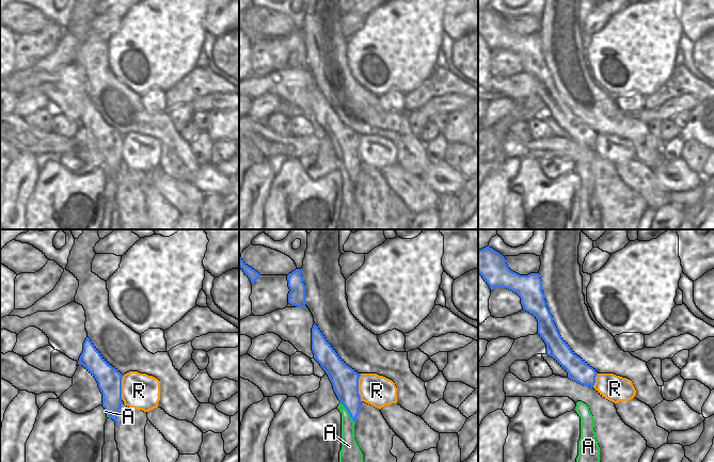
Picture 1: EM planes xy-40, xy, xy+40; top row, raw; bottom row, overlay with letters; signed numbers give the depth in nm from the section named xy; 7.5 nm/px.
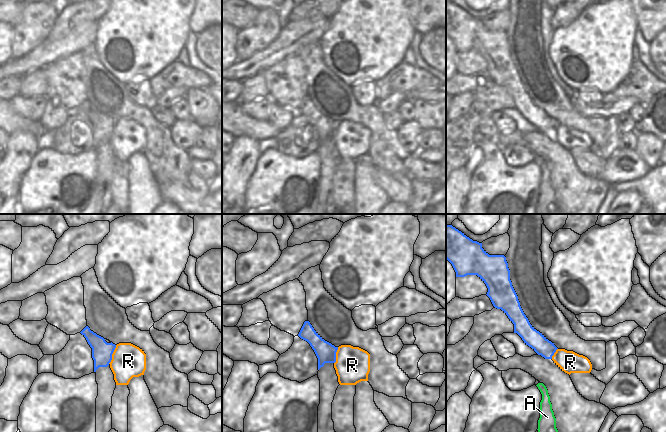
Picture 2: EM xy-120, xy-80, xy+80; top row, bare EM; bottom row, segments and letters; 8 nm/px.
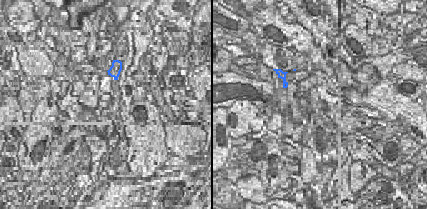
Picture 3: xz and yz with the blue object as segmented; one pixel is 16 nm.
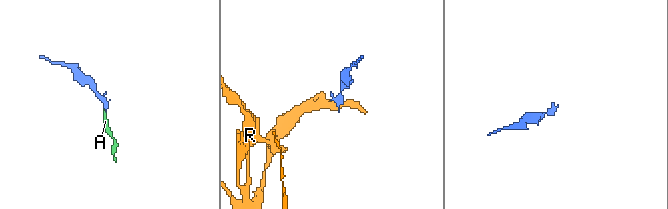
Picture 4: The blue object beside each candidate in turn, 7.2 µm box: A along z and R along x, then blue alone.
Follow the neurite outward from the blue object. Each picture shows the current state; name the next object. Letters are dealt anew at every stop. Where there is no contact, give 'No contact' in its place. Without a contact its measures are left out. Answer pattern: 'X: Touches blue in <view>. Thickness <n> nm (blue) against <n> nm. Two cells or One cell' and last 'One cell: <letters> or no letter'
A: Touches blue in xy. Thickness 200 nm (blue) against 120 nm. One cell
R: Touches blue in xy. Thickness 200 nm (blue) against 240 nm. Two cells
One cell: A.

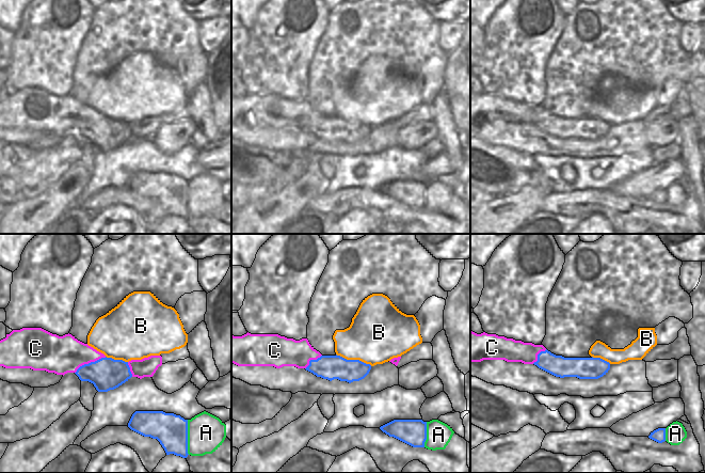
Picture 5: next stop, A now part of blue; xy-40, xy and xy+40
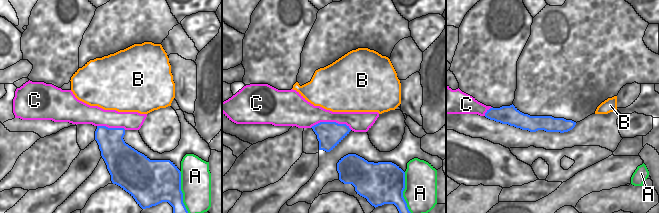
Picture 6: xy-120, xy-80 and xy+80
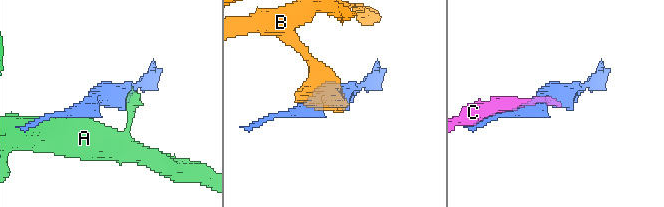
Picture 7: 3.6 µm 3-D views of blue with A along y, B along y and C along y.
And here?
A: Touches blue in xy-40. Thickness 240 nm (blue) against 280 nm. Two cells
B: Touches blue in xy. Thickness 180 nm (blue) against 420 nm. Two cells
C: Touches blue in xy-40. Thickness 240 nm (blue) against 280 nm. Two cells
One cell: no letter.

